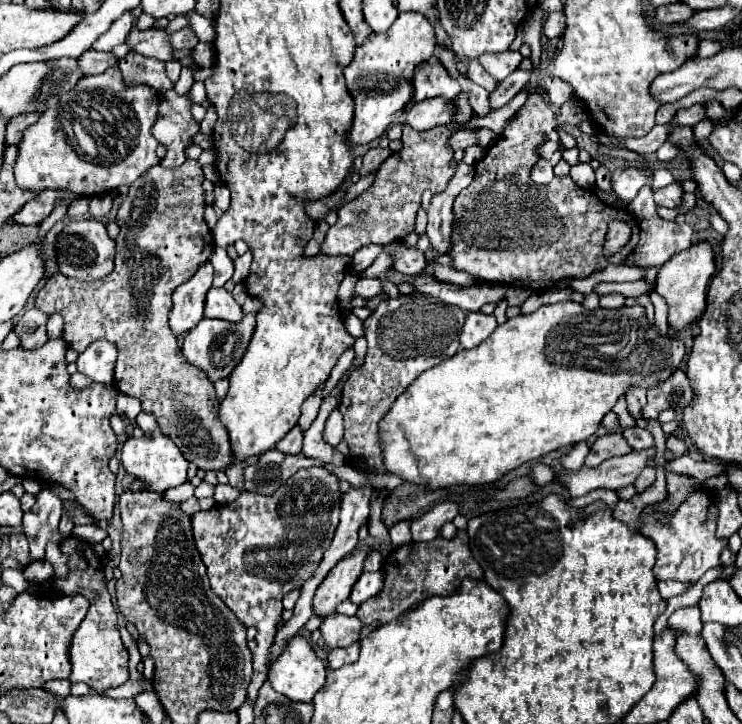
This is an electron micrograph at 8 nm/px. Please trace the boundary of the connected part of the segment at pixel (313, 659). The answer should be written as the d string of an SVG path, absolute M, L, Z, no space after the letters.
M295 636L295 638L291 638L291 642L287 644L285 652L283 652L283 654L277 658L277 662L271 666L269 682L271 682L271 686L273 686L279 694L287 696L289 700L311 704L311 702L313 702L313 696L315 696L315 694L323 688L323 684L325 684L325 674L327 674L325 662L317 658L313 646L311 646L305 638Z

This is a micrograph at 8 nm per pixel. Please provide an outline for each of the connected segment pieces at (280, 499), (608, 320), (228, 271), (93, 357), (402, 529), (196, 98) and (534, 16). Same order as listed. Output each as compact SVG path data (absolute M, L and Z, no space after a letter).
M311 466L295 472L275 494L261 496L243 490L243 494L231 504L217 504L211 510L201 510L191 516L191 528L195 546L201 554L203 564L207 566L207 576L211 582L211 590L225 602L227 608L235 612L235 616L249 628L257 628L257 648L253 652L253 676L247 688L247 696L251 700L257 698L259 686L267 678L267 656L277 632L277 624L281 622L279 604L283 596L295 588L301 588L319 568L325 550L331 546L339 524L339 510L341 510L341 492L339 492L339 478L323 466Z
M557 302L527 316L509 318L477 348L459 350L455 358L423 372L395 400L379 422L385 470L429 490L495 482L525 462L587 440L629 386L655 386L681 366L683 356L685 344L679 336L669 332L661 338L647 322L643 306L587 310L577 302Z
M215 248L213 256L211 256L211 264L215 268L215 276L213 276L213 286L223 286L231 276L233 276L233 260L227 256L225 248Z
M97 340L83 354L79 354L77 370L87 378L91 378L91 382L111 384L115 360L117 360L117 348L107 340Z
M405 518L389 529L392 544L395 548L411 542L411 532L409 532L411 520Z
M195 82L188 95L193 104L202 104L207 99L204 82Z
M541 8L531 10L529 18L523 22L521 28L518 28L516 38L510 46L510 50L518 51L521 45L529 44L534 68L538 67L542 54L541 34L543 34L543 18L545 18L545 12Z

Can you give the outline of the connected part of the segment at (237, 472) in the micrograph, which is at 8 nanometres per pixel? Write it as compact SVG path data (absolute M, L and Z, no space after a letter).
M249 458L249 460L241 462L241 464L231 464L231 466L225 470L225 474L227 474L227 478L229 478L229 484L235 486L235 488L243 488L243 468L245 468L247 464L255 464L255 462L257 462L257 458Z

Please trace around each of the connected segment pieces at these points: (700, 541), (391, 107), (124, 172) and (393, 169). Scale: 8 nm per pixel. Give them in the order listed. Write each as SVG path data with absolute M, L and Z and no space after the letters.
M699 488L689 494L675 512L645 512L639 516L639 532L651 538L657 546L657 562L653 566L655 580L681 580L697 582L709 568L719 566L723 552L723 538L715 536L717 506L711 490Z
M401 12L391 30L383 34L371 34L363 44L357 46L353 62L345 68L347 88L355 100L353 124L345 134L345 142L349 146L369 144L399 118L411 100L413 68L433 56L435 44L435 32L423 14Z
M117 68L105 70L99 76L83 76L67 94L63 94L63 98L55 106L45 110L41 118L23 134L23 140L19 142L19 156L15 162L17 186L35 192L51 188L93 196L107 194L117 190L119 186L133 184L151 166L157 166L161 162L155 154L159 142L151 134L151 126L155 124L155 118L159 118L159 102L161 96L149 86L127 86L121 80Z
M459 94L459 116L451 126L437 126L427 132L417 132L409 126L403 126L403 148L401 152L391 154L375 174L375 182L359 194L355 200L339 208L337 222L327 230L321 244L321 254L325 256L353 256L359 248L367 244L387 244L391 240L405 238L415 228L415 214L421 202L425 188L431 192L445 190L449 178L455 174L455 168L449 166L453 152L447 148L447 138L455 126L465 124L471 118L469 96Z

